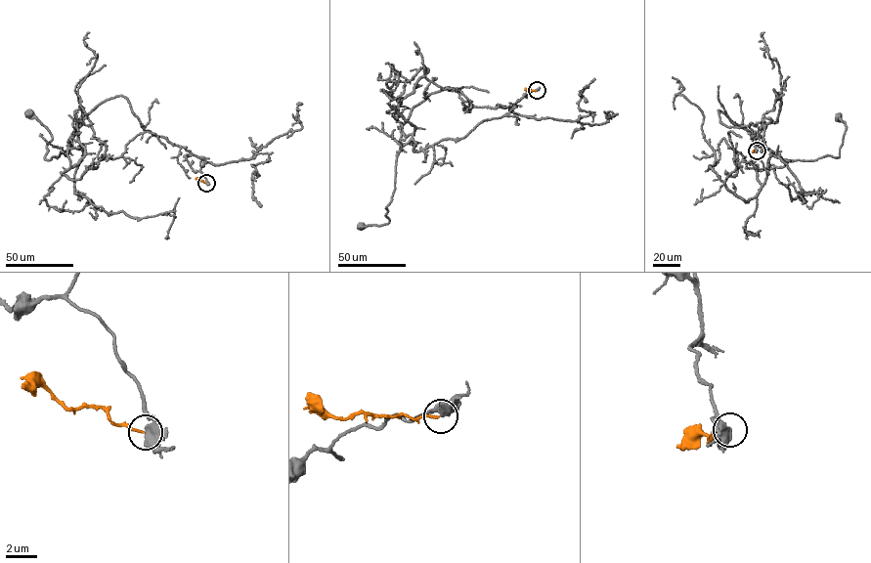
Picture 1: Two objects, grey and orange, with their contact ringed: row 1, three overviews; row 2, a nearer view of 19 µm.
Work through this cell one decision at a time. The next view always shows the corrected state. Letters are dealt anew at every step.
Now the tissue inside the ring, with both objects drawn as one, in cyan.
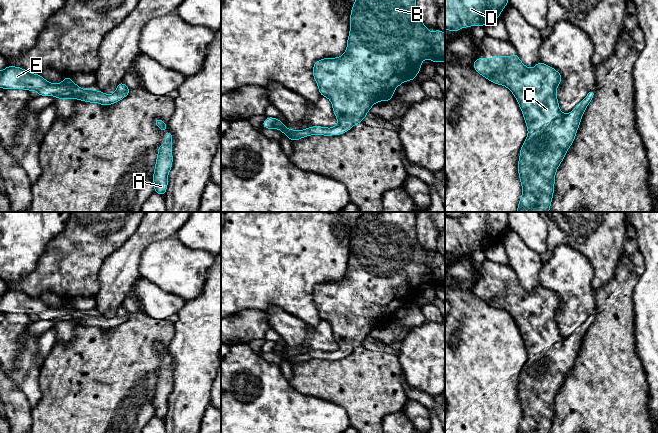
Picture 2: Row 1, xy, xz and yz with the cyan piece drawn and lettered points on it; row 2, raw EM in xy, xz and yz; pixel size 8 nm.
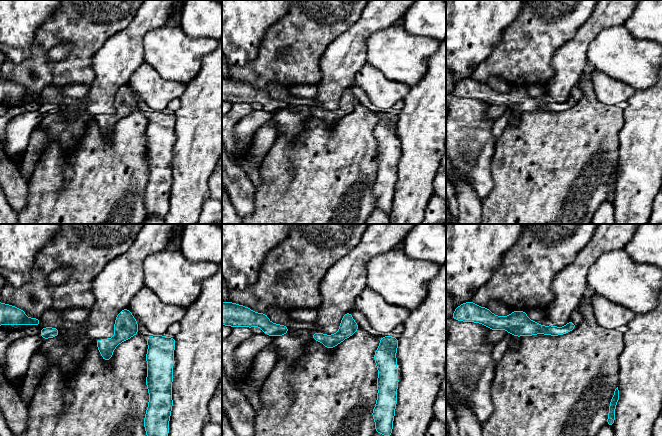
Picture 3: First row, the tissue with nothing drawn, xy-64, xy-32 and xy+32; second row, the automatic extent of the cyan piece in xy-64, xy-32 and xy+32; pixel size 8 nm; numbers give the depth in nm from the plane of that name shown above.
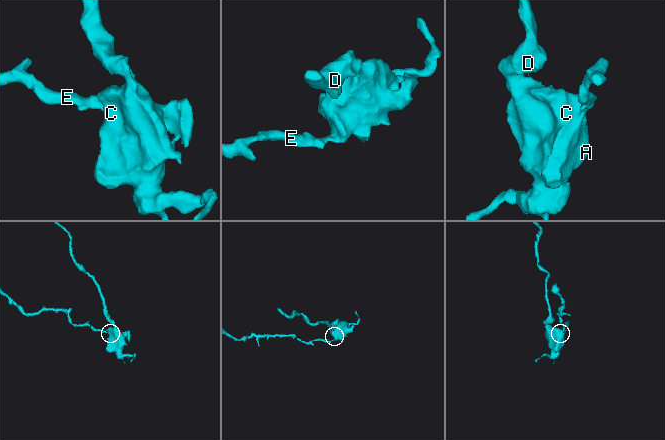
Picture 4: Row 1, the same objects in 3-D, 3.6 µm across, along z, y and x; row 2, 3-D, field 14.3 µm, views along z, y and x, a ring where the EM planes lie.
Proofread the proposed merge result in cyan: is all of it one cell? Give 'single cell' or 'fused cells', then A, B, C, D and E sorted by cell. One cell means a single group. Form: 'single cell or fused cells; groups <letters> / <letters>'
single cell; groups A B C D E

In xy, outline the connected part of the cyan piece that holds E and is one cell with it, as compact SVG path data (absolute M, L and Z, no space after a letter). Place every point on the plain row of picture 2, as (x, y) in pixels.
M9 289L0 295L0 312L24 313L29 316L35 314L39 320L54 320L58 323L74 322L89 327L99 327L103 330L122 324L131 314L121 305L111 319L90 312L84 315L68 300L65 300L61 307L53 308L40 298L33 298L23 292Z

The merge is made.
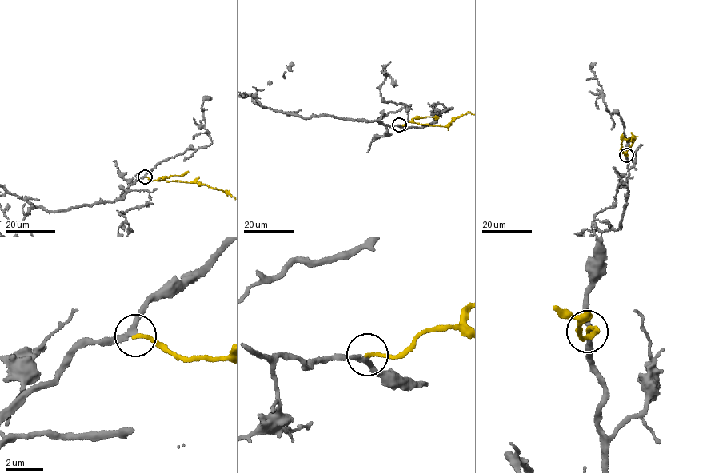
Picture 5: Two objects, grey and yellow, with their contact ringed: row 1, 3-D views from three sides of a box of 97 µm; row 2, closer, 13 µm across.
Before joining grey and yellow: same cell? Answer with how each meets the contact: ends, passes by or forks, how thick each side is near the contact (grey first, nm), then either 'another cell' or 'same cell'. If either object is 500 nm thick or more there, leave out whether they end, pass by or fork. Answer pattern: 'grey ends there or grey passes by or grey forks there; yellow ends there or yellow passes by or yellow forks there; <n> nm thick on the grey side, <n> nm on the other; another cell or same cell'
grey passes by; yellow ends there; 240 nm thick on the grey side, 200 nm on the other; same cell

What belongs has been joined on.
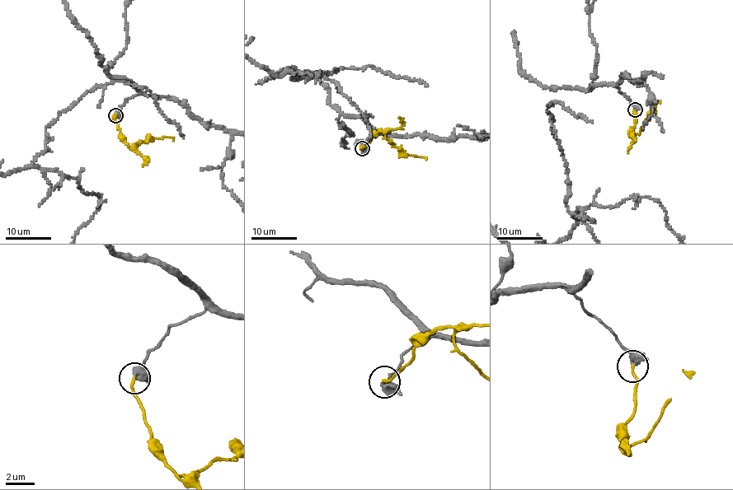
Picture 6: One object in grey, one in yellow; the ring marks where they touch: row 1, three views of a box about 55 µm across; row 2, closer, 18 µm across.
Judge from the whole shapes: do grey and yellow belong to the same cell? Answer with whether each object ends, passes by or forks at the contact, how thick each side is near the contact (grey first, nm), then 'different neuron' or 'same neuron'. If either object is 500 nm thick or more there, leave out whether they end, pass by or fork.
grey passes by; yellow ends there; 400 nm thick on the grey side, 190 nm on the other; same neuron

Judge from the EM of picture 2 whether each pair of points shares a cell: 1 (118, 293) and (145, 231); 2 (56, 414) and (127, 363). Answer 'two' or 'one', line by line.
1: one
2: one

